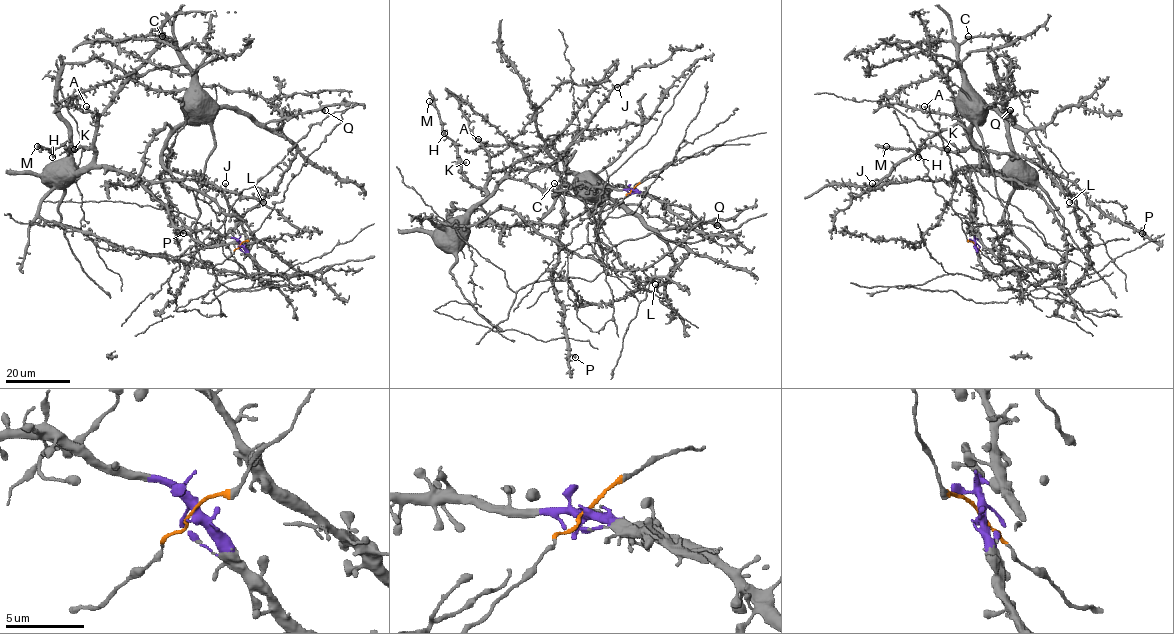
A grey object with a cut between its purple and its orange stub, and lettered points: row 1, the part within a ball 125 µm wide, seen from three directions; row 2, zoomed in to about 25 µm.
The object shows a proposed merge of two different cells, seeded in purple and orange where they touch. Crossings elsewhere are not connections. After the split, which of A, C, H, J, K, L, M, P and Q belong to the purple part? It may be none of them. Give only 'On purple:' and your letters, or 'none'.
On purple: A, H, J, K, M

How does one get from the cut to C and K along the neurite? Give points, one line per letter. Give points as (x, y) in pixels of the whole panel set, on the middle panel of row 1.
C: (632, 189), (609, 213), (593, 249), (588, 214), (606, 196), (582, 175), (569, 173), (561, 184), (553, 183)
K: (632, 189), (573, 184), (559, 190), (541, 190), (521, 180), (505, 178), (487, 198), (462, 170), (466, 161)

